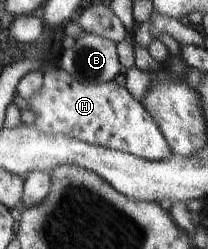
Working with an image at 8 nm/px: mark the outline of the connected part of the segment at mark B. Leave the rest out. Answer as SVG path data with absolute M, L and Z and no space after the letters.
M84 32L78 39L59 60L59 67L77 82L99 85L124 72L113 40Z

